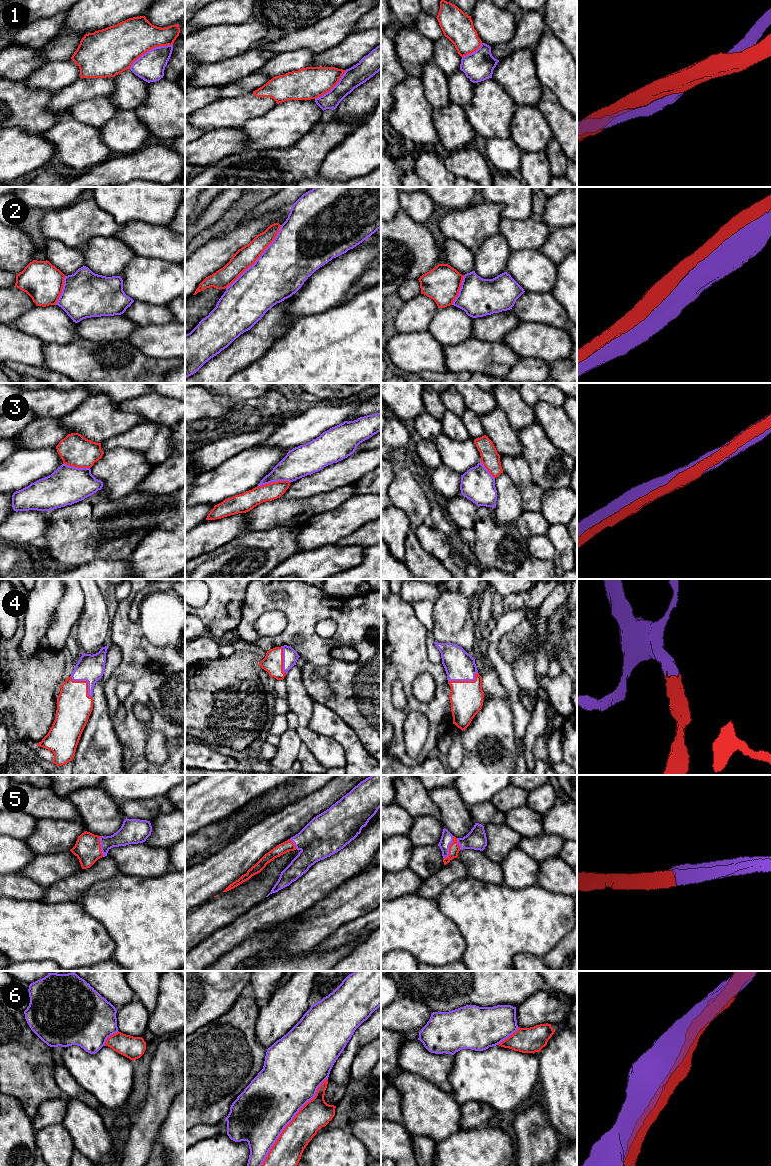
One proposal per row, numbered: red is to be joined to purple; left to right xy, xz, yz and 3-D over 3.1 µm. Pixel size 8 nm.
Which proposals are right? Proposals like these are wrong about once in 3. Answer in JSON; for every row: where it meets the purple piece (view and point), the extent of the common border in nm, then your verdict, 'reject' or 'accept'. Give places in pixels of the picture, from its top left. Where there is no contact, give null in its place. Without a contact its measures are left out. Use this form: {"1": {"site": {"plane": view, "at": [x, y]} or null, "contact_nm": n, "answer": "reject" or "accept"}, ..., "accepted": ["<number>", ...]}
{"1": {"site": {"plane": "xy", "at": [149, 50]}, "contact_nm": 400, "answer": "reject"}, "2": {"site": {"plane": "xz", "at": [258, 258]}, "contact_nm": 700, "answer": "reject"}, "3": {"site": {"plane": "xz", "at": [274, 481]}, "contact_nm": 260, "answer": "accept"}, "4": {"site": {"plane": "xy", "at": [86, 680]}, "contact_nm": 240, "answer": "accept"}, "5": {"site": {"plane": "yz", "at": [448, 848]}, "contact_nm": 200, "answer": "accept"}, "6": {"site": {"plane": "xz", "at": [291, 1120]}, "contact_nm": 900, "answer": "reject"}, "accepted": ["3", "4", "5"]}

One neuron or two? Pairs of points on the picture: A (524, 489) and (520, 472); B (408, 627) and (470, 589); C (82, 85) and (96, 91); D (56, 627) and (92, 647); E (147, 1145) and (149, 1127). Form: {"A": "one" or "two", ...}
{"A": "one", "B": "two", "C": "one", "D": "two", "E": "one"}

